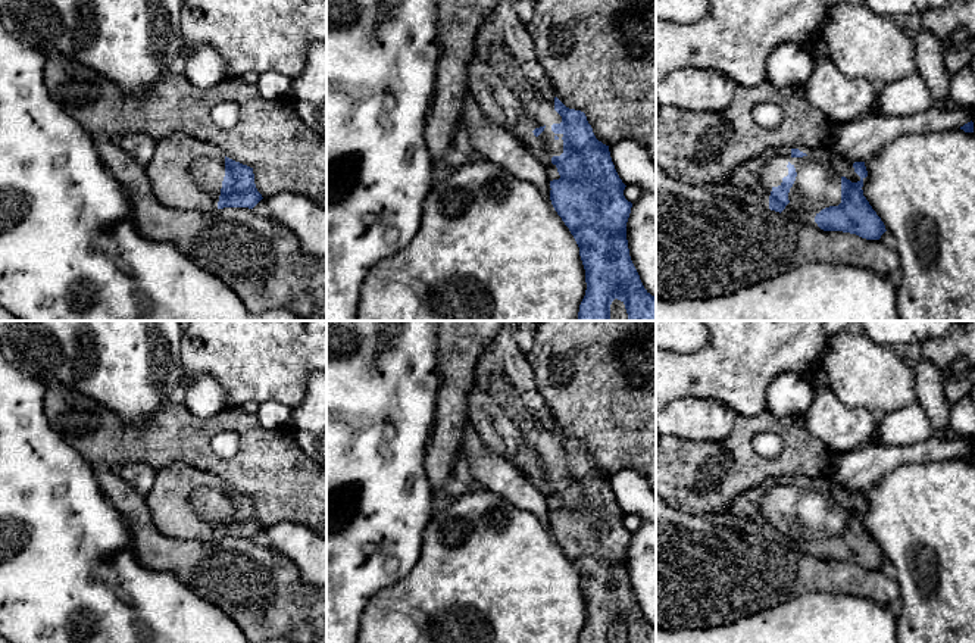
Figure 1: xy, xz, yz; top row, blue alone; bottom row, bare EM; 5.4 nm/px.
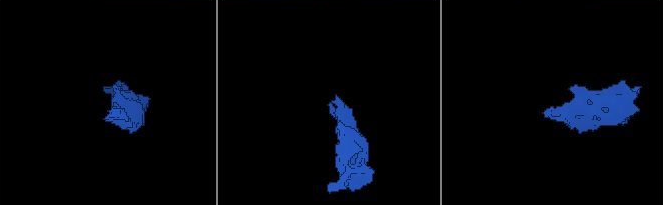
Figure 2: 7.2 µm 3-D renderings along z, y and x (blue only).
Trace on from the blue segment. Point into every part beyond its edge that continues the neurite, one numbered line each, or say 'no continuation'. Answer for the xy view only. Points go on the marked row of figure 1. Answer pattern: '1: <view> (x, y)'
1: xy (184, 172)

